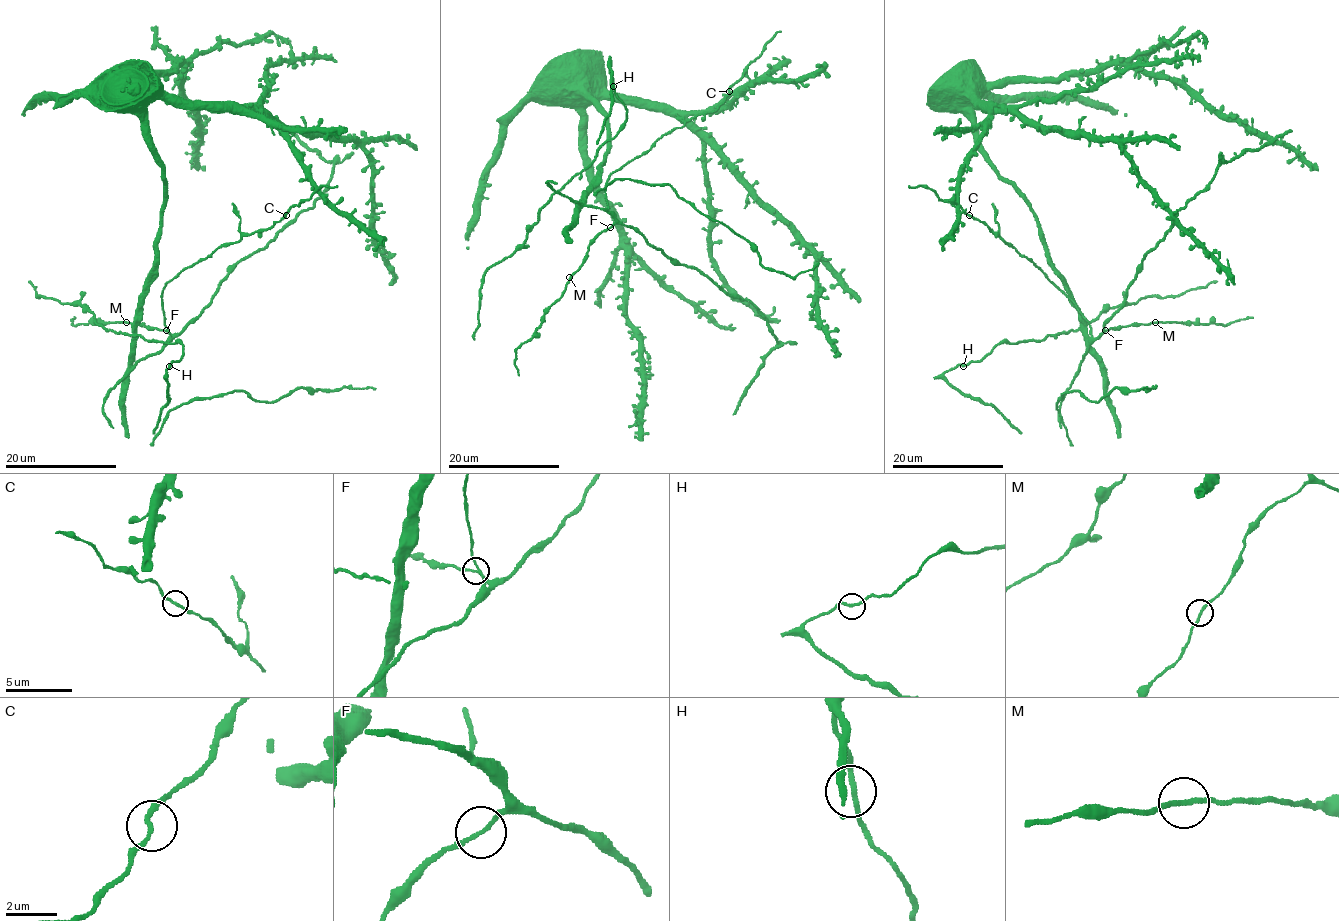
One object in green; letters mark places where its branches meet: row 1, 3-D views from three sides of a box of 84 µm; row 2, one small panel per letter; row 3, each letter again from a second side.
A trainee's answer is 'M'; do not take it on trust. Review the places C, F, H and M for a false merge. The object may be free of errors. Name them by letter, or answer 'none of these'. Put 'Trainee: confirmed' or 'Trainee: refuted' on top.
Trainee: refuted
none of these

